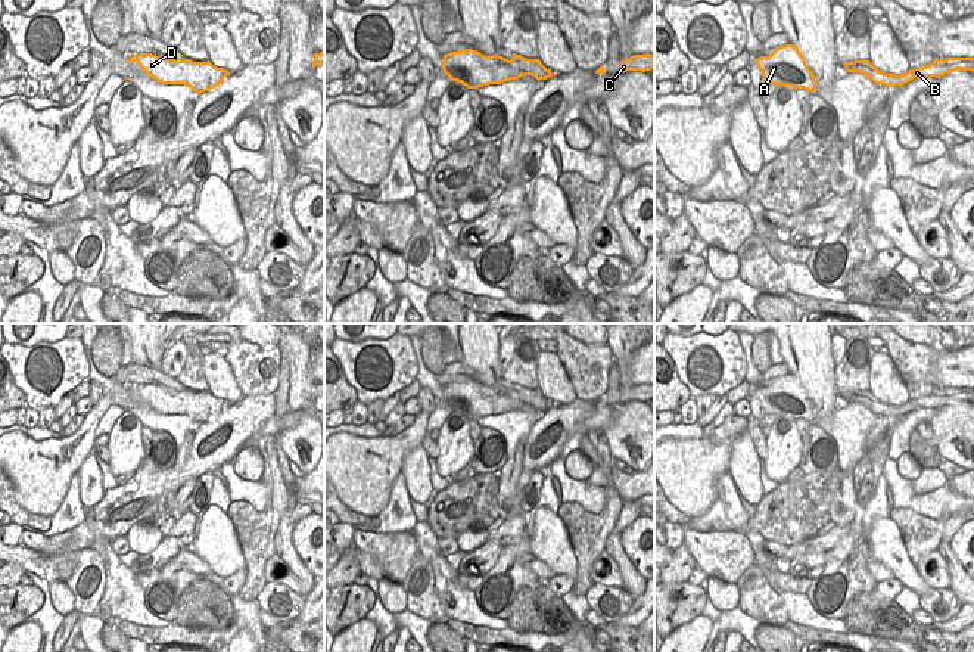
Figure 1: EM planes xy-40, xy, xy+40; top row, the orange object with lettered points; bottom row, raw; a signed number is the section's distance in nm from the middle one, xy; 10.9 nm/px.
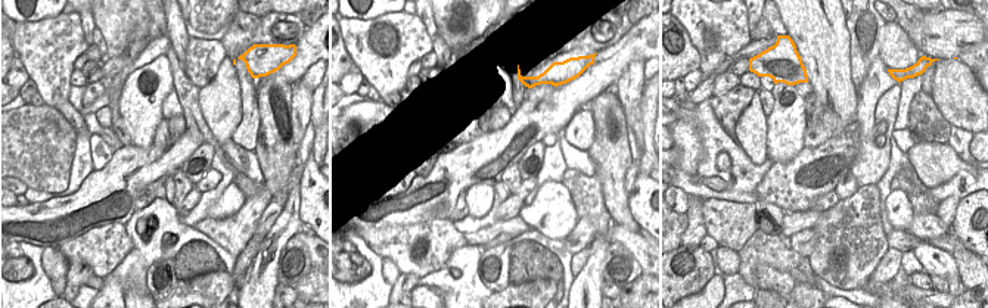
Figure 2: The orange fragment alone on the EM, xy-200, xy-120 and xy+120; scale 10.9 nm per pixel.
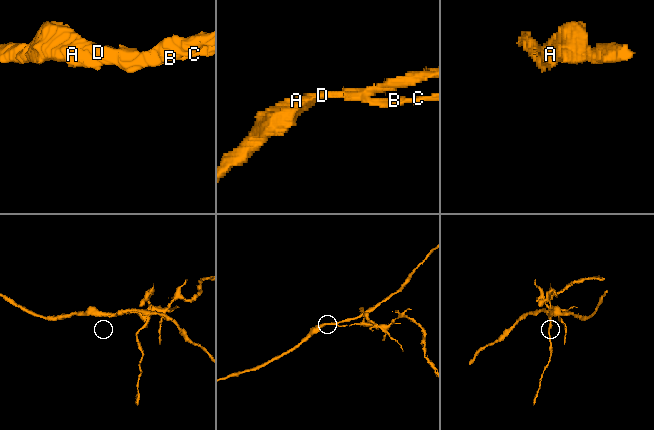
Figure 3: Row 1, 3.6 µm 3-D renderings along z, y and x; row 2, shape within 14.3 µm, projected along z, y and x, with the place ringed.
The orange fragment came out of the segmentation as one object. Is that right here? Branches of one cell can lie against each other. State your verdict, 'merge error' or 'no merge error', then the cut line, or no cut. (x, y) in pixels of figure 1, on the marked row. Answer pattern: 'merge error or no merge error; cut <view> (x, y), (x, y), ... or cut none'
merge error; cut xy (510, 61), (516, 61), (531, 74)

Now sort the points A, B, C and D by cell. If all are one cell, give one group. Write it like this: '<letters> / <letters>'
A D / B C

